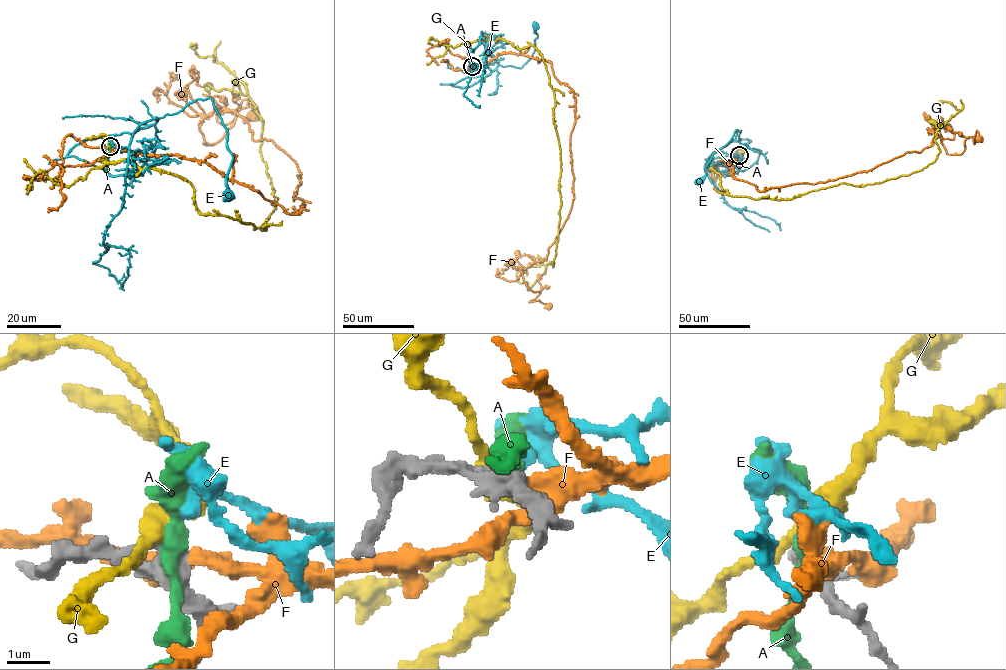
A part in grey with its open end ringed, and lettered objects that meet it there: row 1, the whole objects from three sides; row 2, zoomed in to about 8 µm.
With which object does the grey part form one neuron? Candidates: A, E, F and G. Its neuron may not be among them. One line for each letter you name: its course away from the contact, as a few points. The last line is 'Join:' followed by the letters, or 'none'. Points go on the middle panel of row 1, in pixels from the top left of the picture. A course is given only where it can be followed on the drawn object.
E: Its course: (472, 66), (487, 64), (450, 84), (469, 87), (498, 64), (521, 68), (535, 49), (534, 26)
Join: E

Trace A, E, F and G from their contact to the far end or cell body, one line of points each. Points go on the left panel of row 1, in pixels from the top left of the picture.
A: (109, 148), (107, 172)
E: (109, 147), (137, 153), (128, 176), (67, 155), (86, 140), (132, 134), (210, 98), (232, 155), (226, 197)
F: (111, 148), (297, 214), (296, 163), (242, 117), (216, 109), (204, 143), (255, 115)
G: (109, 147), (101, 161), (177, 174), (202, 214), (265, 229), (277, 199), (261, 118), (195, 43)

